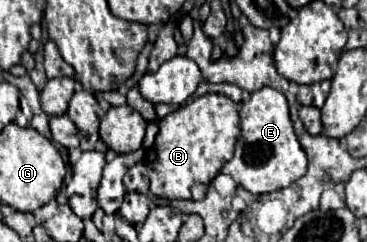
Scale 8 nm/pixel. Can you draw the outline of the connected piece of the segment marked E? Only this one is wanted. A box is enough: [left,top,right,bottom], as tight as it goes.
[222,87,306,195]

